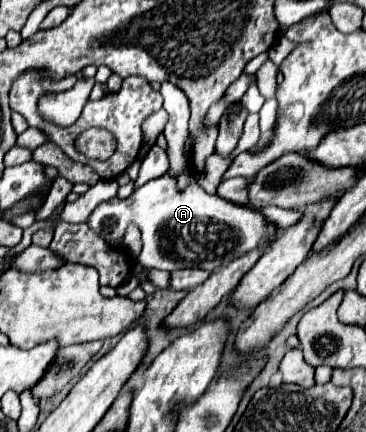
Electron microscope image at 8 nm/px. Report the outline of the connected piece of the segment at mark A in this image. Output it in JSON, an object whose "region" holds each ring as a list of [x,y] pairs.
{"region":[[[162,176],[144,184],[126,200],[112,198],[100,204],[88,220],[88,226],[98,236],[118,244],[122,242],[128,224],[136,224],[142,230],[144,248],[140,252],[140,264],[144,268],[166,272],[180,268],[216,272],[226,262],[254,250],[264,238],[276,238],[276,226],[256,210],[232,204],[216,194],[208,194],[198,184],[190,184],[180,192],[172,176]]]}

